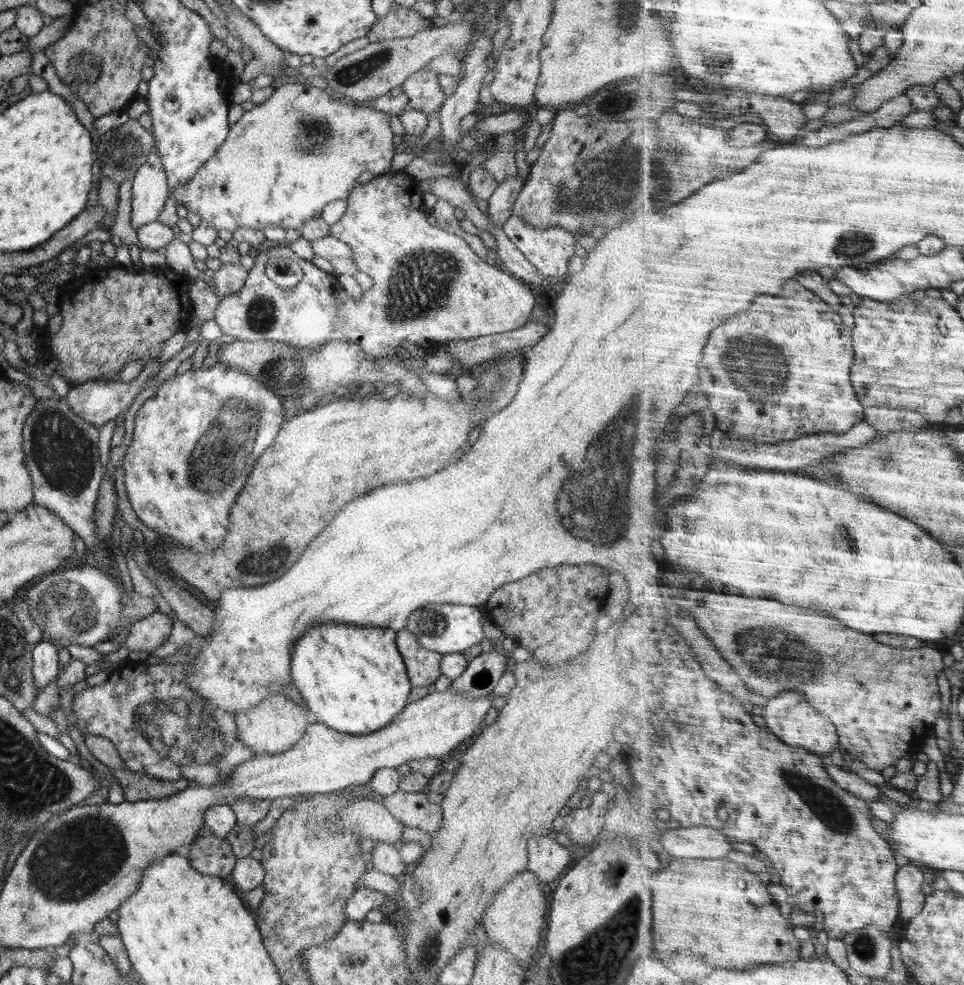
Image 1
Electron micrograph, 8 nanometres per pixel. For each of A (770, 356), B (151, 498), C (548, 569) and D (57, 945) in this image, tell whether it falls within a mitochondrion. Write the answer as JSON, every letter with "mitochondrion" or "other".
{"A":"mitochondrion","B":"other","C":"other","D":"other"}

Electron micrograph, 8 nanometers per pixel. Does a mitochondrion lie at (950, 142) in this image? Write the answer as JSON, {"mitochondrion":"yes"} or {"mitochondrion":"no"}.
{"mitochondrion":"no"}

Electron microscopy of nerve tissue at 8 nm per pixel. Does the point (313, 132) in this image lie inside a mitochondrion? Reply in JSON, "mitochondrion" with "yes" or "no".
{"mitochondrion":"yes"}

